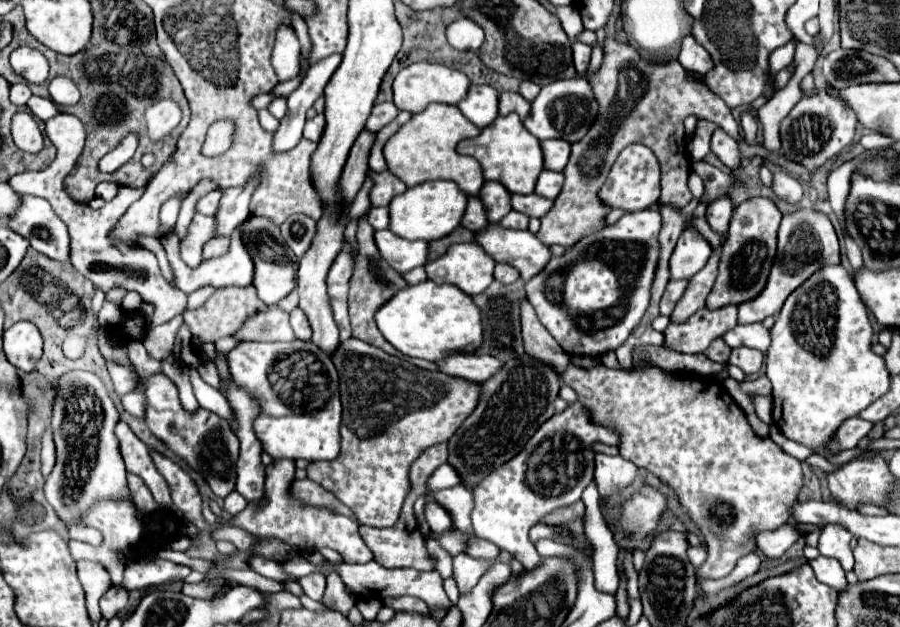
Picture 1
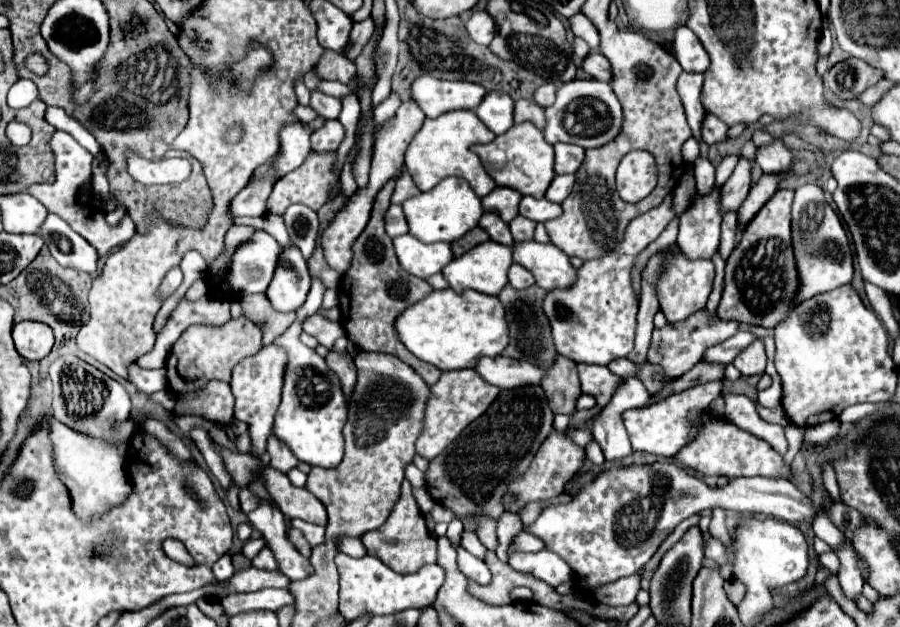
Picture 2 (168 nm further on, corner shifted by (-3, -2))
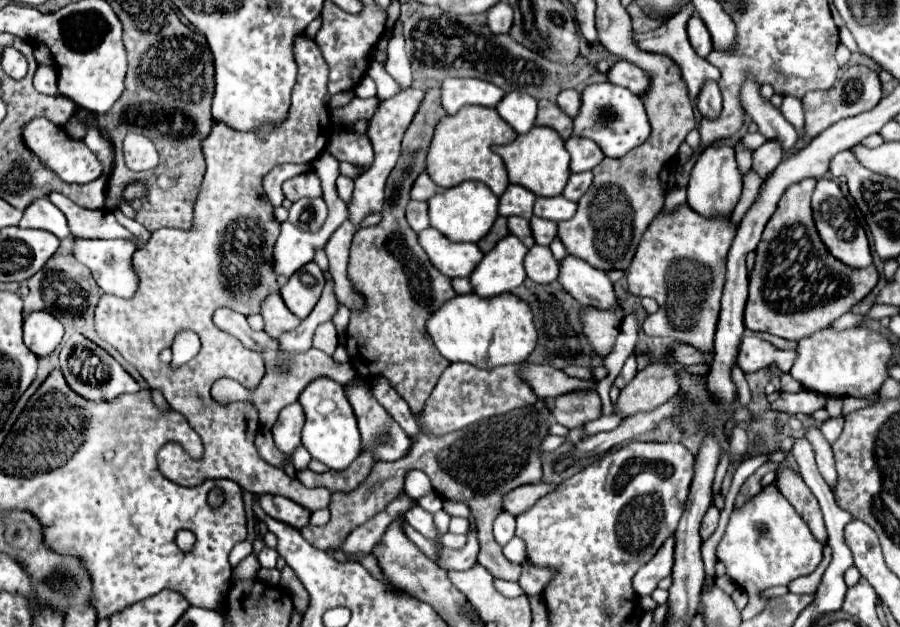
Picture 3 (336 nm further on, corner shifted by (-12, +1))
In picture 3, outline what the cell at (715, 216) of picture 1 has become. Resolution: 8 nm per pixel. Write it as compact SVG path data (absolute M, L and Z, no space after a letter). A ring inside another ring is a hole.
M767 140L763 146L759 146L755 152L753 152L753 170L765 178L769 176L777 166L779 162L783 160L783 146L779 144L779 140Z

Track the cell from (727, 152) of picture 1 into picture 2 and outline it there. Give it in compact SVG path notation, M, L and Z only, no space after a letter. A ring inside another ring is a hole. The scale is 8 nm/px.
M712 113L706 115L704 125L702 125L702 137L708 145L716 145L728 139L728 127L726 123L722 123L718 117L714 117Z

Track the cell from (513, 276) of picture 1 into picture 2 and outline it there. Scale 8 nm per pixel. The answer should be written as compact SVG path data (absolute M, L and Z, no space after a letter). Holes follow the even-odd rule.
M512 265L510 271L508 271L508 283L514 287L514 289L526 289L534 283L534 277L528 269L524 269L522 265Z

